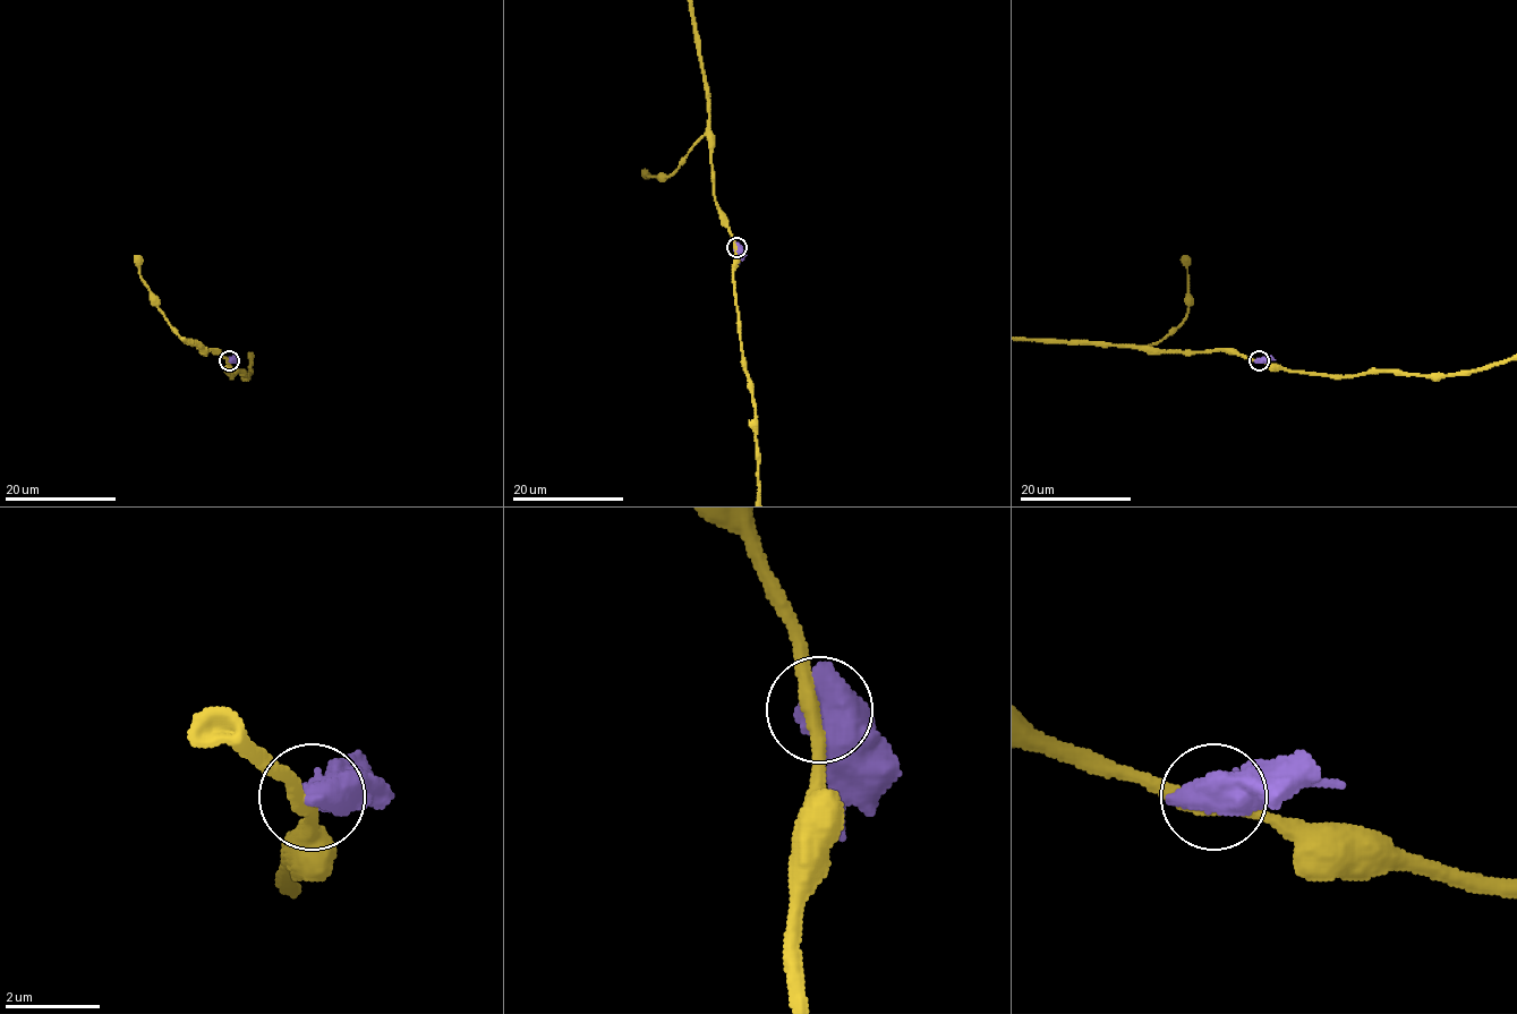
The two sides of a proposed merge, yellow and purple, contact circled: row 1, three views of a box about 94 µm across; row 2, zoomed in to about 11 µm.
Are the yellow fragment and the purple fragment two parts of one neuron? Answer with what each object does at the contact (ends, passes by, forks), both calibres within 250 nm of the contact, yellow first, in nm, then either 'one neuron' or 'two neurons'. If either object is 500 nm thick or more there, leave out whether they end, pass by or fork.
320/850 nm | two neurons

